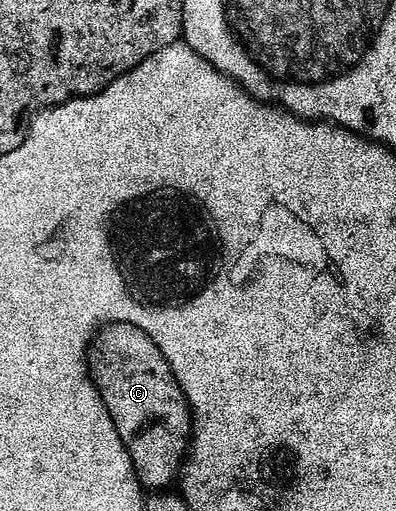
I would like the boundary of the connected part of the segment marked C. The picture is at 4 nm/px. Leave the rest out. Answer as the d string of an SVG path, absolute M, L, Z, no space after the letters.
M108 321L106 325L96 329L91 344L87 347L87 368L91 370L91 381L100 393L132 460L133 471L139 484L147 491L163 491L168 488L171 480L178 478L185 454L189 448L191 435L191 408L187 406L185 395L175 378L173 366L167 362L167 357L149 339L141 327L133 327L124 321Z

